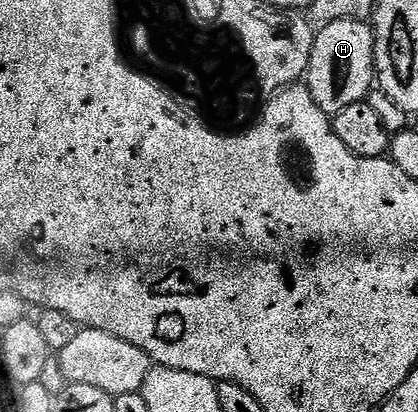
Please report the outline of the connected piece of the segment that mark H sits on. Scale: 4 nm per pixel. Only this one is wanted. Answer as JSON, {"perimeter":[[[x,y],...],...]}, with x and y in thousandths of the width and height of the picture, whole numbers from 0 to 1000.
{"perimeter":[[[801,49],[756,78],[742,131],[732,201],[761,257],[787,286],[873,240],[902,201],[900,83],[888,56],[866,49]]]}

